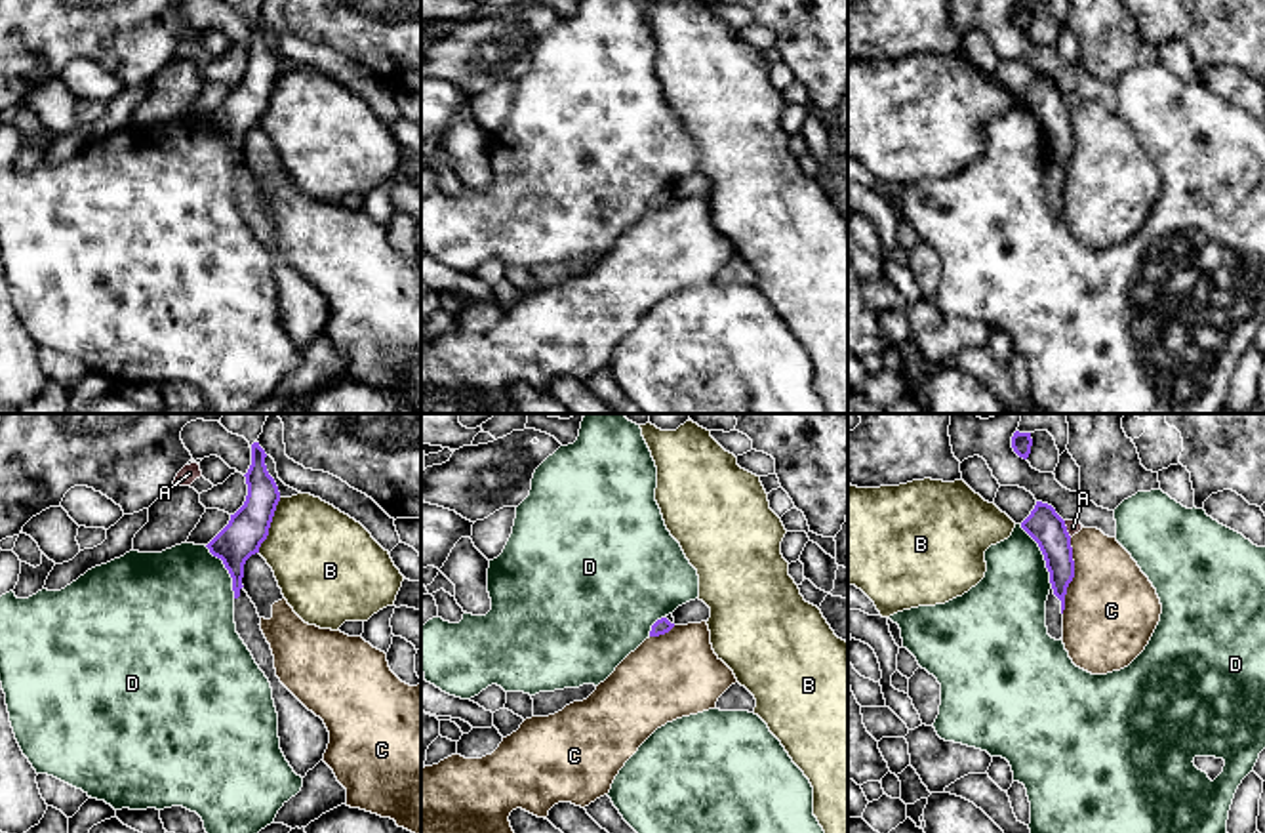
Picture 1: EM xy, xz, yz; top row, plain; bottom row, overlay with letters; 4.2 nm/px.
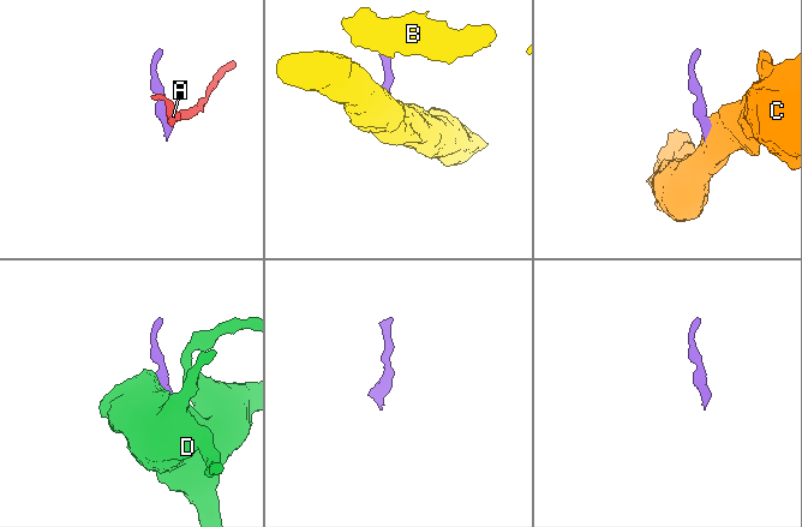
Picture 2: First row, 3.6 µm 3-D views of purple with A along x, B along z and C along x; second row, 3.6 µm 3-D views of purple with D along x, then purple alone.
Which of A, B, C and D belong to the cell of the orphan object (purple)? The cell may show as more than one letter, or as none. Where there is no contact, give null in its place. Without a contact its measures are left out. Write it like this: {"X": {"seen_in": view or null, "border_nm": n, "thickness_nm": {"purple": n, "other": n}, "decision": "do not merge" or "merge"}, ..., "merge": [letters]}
{"A": {"seen_in": "yz", "border_nm": 80, "thickness_nm": {"purple": 150, "other": 60}, "decision": "do not merge"}, "B": {"seen_in": "xy", "border_nm": 260, "thickness_nm": {"purple": 170, "other": 420}, "decision": "do not merge"}, "C": {"seen_in": "yz", "border_nm": 320, "thickness_nm": {"purple": 150, "other": 400}, "decision": "do not merge"}, "D": {"seen_in": "yz", "border_nm": 300, "thickness_nm": {"purple": 150, "other": 300}, "decision": "do not merge"}, "merge": []}

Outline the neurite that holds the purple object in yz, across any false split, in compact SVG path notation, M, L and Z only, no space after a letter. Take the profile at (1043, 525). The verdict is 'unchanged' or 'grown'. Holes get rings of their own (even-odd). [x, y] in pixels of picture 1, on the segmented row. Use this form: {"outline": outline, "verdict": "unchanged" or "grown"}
{"outline": "M1036 501L1021 528L1038 543L1050 572L1050 595L1046 600L1046 627L1055 640L1063 639L1063 610L1067 587L1074 578L1071 536L1065 520L1048 503Z", "verdict": "grown"}

